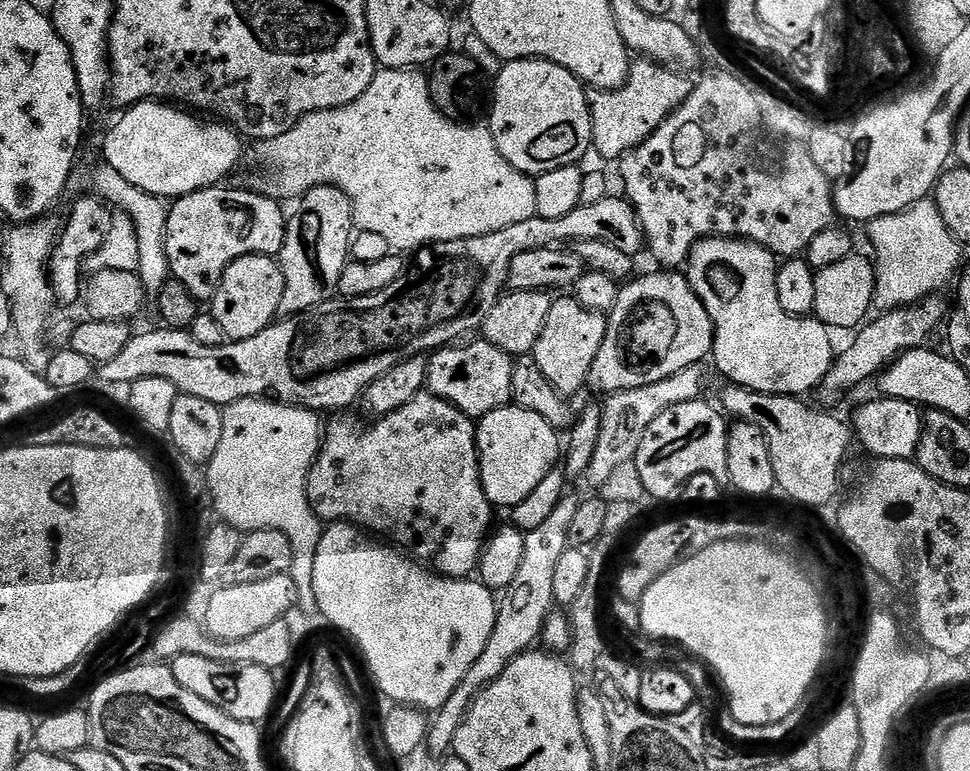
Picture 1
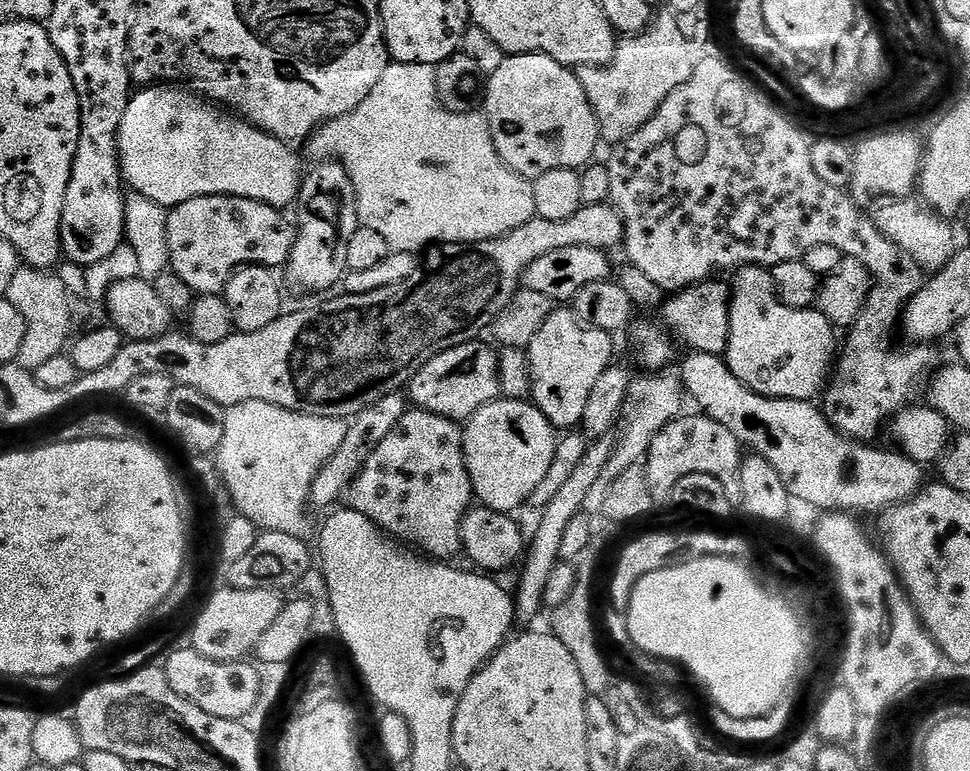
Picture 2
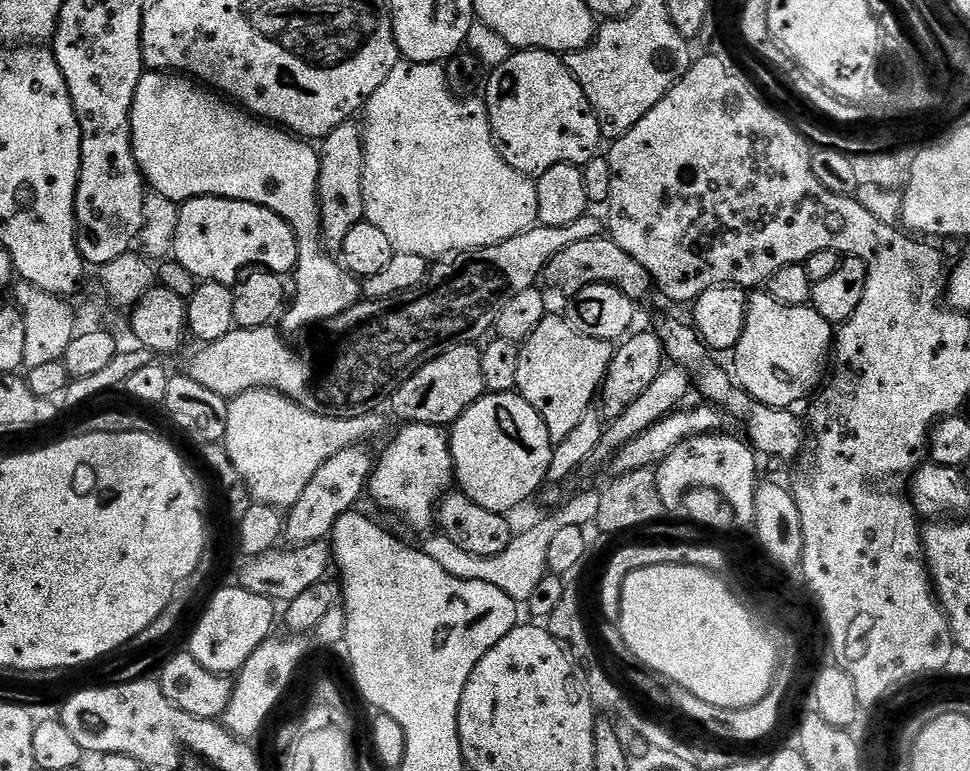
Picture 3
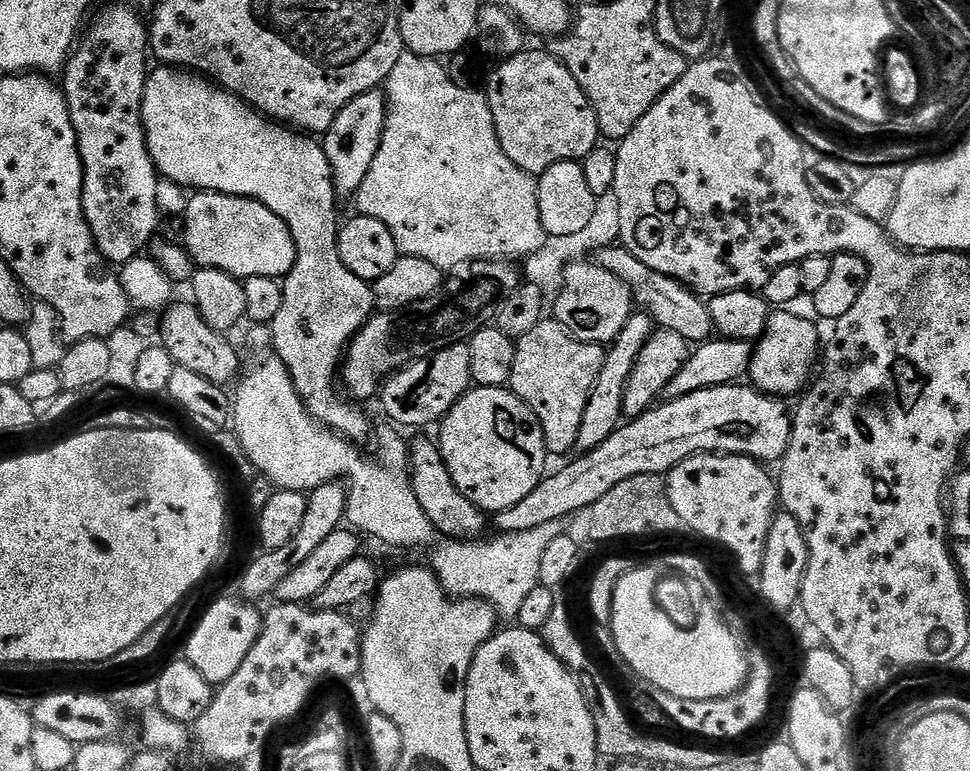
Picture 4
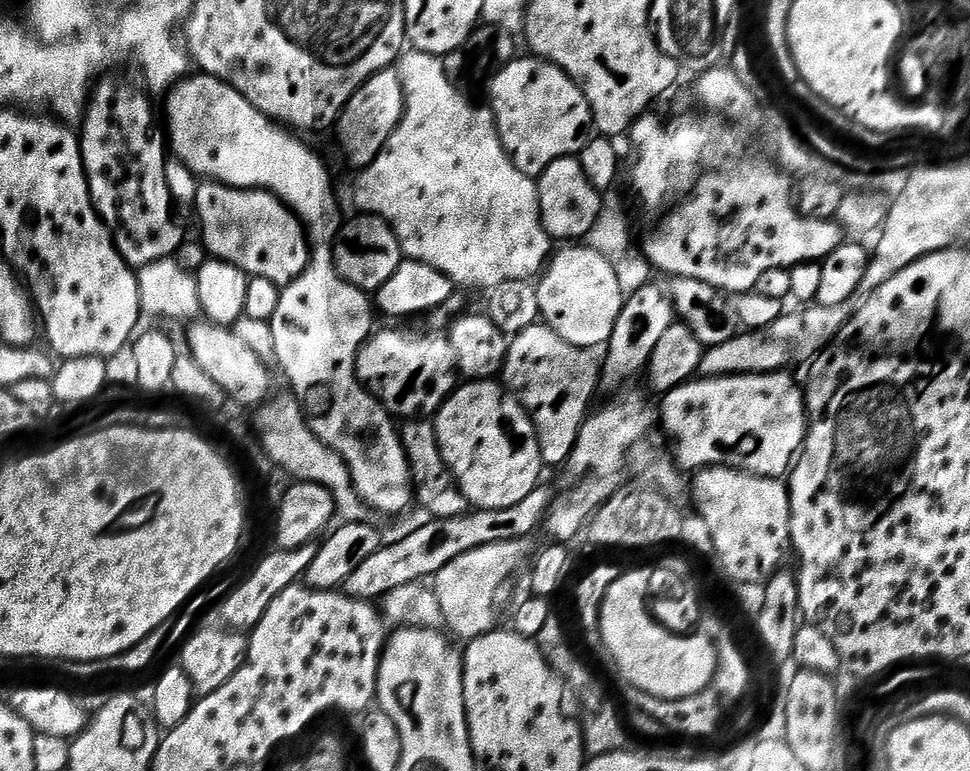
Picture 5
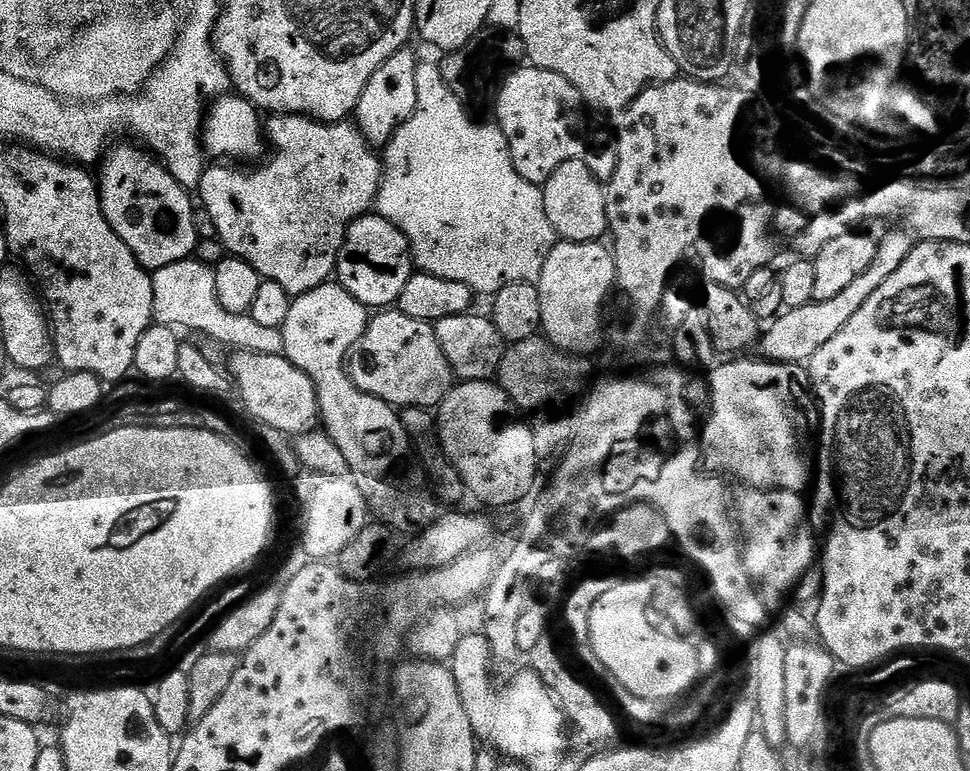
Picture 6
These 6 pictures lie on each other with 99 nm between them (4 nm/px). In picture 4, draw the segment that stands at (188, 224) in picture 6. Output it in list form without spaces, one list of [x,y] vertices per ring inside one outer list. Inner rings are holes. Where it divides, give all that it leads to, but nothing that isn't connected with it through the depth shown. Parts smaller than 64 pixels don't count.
[[[124,4],[102,8],[99,9],[100,17],[89,28],[87,25],[86,31],[79,37],[68,63],[62,69],[62,91],[68,103],[70,122],[74,126],[80,161],[84,167],[84,217],[101,257],[123,266],[137,259],[143,253],[140,251],[143,248],[145,251],[151,245],[157,235],[156,227],[162,221],[158,194],[161,177],[150,158],[142,122],[144,84],[148,81],[150,71],[150,32],[134,9]]]

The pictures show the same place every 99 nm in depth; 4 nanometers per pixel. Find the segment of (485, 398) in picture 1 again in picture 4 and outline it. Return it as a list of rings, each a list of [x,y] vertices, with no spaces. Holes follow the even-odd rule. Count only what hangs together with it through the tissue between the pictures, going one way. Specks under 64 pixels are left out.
[[[467,343],[452,344],[433,356],[427,356],[424,360],[415,360],[413,364],[388,377],[383,381],[378,400],[384,403],[384,412],[393,420],[389,420],[393,425],[399,426],[401,429],[420,428],[416,430],[424,430],[427,424],[439,425],[446,413],[466,395],[471,387],[473,387],[473,382],[470,374],[470,350]]]

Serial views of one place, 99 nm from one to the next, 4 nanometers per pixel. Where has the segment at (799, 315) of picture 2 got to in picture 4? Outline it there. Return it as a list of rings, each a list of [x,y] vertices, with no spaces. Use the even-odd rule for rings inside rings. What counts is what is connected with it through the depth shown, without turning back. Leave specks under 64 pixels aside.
[[[792,310],[773,311],[764,333],[754,344],[752,364],[748,367],[751,383],[773,398],[795,397],[809,387],[814,376],[812,363],[817,363],[821,348],[820,332],[806,317],[795,316]]]

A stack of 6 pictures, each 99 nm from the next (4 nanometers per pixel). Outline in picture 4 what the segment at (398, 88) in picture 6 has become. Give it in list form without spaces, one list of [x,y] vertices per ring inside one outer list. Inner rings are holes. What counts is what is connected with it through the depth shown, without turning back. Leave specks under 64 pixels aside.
[[[373,90],[366,94],[358,94],[334,118],[334,122],[323,133],[324,153],[330,162],[332,181],[336,184],[337,193],[355,194],[362,182],[366,182],[366,174],[370,174],[370,166],[374,166],[374,158],[380,149],[384,137],[384,123],[388,117],[388,101],[385,93]]]

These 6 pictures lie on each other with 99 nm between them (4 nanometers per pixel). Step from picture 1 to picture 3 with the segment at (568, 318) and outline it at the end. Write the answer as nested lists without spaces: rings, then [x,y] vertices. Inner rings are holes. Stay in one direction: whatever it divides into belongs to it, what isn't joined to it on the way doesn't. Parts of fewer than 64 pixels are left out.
[[[545,315],[544,321],[520,344],[516,391],[538,410],[550,438],[558,442],[572,433],[582,414],[593,407],[608,373],[614,344],[590,338],[573,328],[563,315],[552,315]]]

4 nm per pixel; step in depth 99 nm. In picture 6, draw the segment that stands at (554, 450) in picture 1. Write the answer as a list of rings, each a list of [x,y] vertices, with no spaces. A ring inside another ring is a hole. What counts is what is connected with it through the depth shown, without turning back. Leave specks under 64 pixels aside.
[[[492,380],[457,383],[438,405],[438,439],[443,455],[458,470],[465,489],[496,508],[518,503],[536,484],[534,434],[523,419],[511,420],[508,408],[508,396]]]

